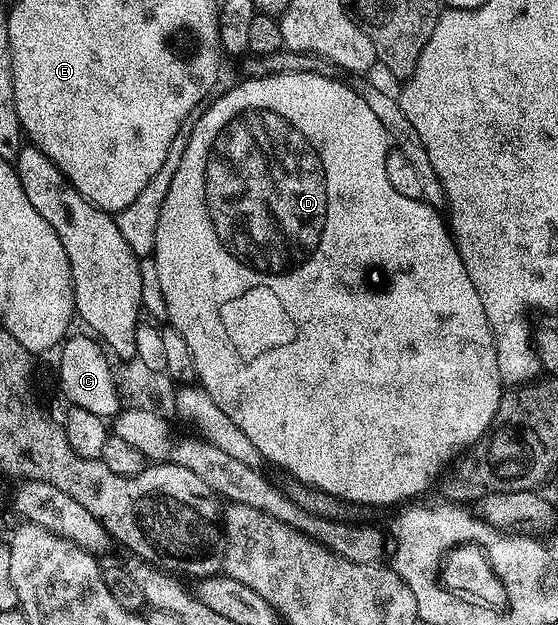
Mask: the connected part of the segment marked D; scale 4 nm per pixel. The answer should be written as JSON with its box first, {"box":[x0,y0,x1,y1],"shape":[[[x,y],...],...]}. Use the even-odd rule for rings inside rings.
{"box":[151,72,503,505],"shape":[[[275,72],[275,73],[273,73],[273,74],[272,74],[272,75],[254,75],[254,76],[253,76],[253,77],[252,77],[252,78],[250,78],[250,79],[251,79],[251,80],[245,80],[245,81],[243,81],[243,82],[242,82],[242,84],[237,84],[237,85],[235,85],[235,86],[234,86],[234,88],[229,88],[229,89],[227,89],[227,90],[226,90],[226,92],[225,92],[225,93],[223,93],[223,94],[222,94],[222,96],[221,96],[221,97],[219,97],[219,98],[218,98],[218,100],[216,100],[216,98],[213,98],[213,99],[210,99],[210,100],[209,100],[209,101],[208,101],[208,104],[207,104],[207,107],[206,107],[206,109],[205,109],[205,113],[203,113],[203,114],[202,114],[202,116],[199,116],[199,117],[196,117],[196,119],[194,119],[194,120],[193,120],[193,121],[192,121],[192,124],[193,124],[193,123],[194,123],[194,124],[193,124],[193,128],[192,128],[192,127],[190,127],[190,128],[189,128],[189,129],[188,129],[188,134],[189,134],[189,137],[188,137],[188,138],[187,138],[187,150],[183,150],[183,154],[182,154],[182,155],[181,155],[181,157],[180,157],[180,158],[179,158],[179,166],[178,166],[178,167],[177,167],[177,169],[176,169],[176,170],[175,170],[175,178],[173,178],[173,179],[172,179],[172,180],[171,180],[171,190],[167,190],[167,198],[165,198],[165,199],[164,199],[164,200],[163,200],[163,210],[161,210],[161,211],[160,211],[160,212],[159,212],[159,226],[155,226],[155,246],[154,246],[154,247],[153,247],[153,255],[152,255],[152,257],[151,257],[151,259],[153,259],[153,261],[154,261],[154,262],[155,262],[155,271],[157,271],[157,272],[158,272],[158,274],[159,274],[159,290],[163,290],[163,302],[167,302],[167,324],[168,324],[168,325],[169,325],[169,326],[171,326],[171,327],[173,327],[173,328],[174,328],[174,329],[175,329],[175,330],[177,330],[177,331],[178,331],[178,332],[179,332],[179,334],[181,334],[181,335],[182,335],[182,338],[183,338],[183,342],[185,342],[185,343],[186,343],[186,344],[187,344],[187,347],[188,347],[188,349],[189,349],[189,351],[190,351],[190,352],[191,352],[191,358],[193,358],[193,359],[194,359],[194,368],[195,368],[195,370],[196,370],[196,371],[197,371],[197,378],[196,378],[196,383],[197,383],[197,384],[198,384],[198,385],[200,385],[200,387],[202,387],[202,388],[204,388],[204,390],[205,390],[205,392],[206,392],[206,393],[207,393],[207,394],[211,394],[211,398],[212,398],[212,399],[213,399],[213,401],[214,401],[214,402],[215,402],[215,406],[219,406],[219,410],[223,410],[223,414],[227,414],[227,418],[231,418],[231,422],[235,422],[235,426],[239,426],[239,430],[243,430],[243,434],[247,434],[247,438],[251,438],[251,443],[252,443],[252,444],[253,444],[253,445],[255,445],[255,446],[256,446],[256,447],[257,447],[257,448],[258,448],[258,449],[259,449],[259,454],[260,454],[260,455],[261,455],[261,459],[262,459],[262,461],[265,461],[265,462],[268,462],[268,463],[269,463],[269,460],[270,460],[270,462],[271,462],[271,463],[273,463],[273,464],[274,464],[274,466],[275,466],[275,467],[277,467],[277,468],[282,468],[282,469],[281,469],[281,470],[280,470],[280,471],[281,471],[281,472],[282,472],[282,473],[285,473],[285,474],[288,474],[288,475],[291,475],[291,476],[294,476],[294,477],[295,477],[295,478],[299,478],[299,482],[300,482],[300,483],[301,483],[301,485],[302,485],[302,486],[308,486],[308,487],[309,487],[309,488],[310,488],[310,489],[313,489],[313,490],[316,490],[316,491],[318,491],[318,492],[326,492],[326,493],[327,493],[327,494],[331,494],[331,495],[332,495],[332,496],[336,496],[336,497],[337,497],[337,499],[338,499],[338,500],[340,500],[340,501],[342,501],[342,502],[348,502],[348,500],[350,500],[350,502],[351,502],[351,503],[353,503],[353,504],[397,504],[397,503],[398,503],[398,504],[397,504],[397,505],[400,505],[400,504],[401,504],[401,503],[402,503],[402,502],[409,502],[409,501],[412,501],[412,500],[413,500],[413,499],[414,499],[414,498],[417,498],[417,497],[413,497],[413,498],[412,498],[412,496],[417,496],[417,495],[419,495],[419,494],[420,494],[420,492],[425,492],[425,491],[427,491],[427,490],[428,490],[428,488],[429,488],[429,487],[431,487],[431,486],[432,486],[432,484],[433,484],[433,487],[434,487],[434,485],[436,485],[436,484],[437,484],[437,483],[438,483],[438,480],[439,480],[439,477],[440,477],[440,476],[441,476],[441,475],[442,475],[442,473],[444,473],[444,472],[445,472],[445,471],[446,471],[446,468],[447,468],[447,465],[448,465],[448,464],[449,464],[449,463],[450,463],[450,461],[452,461],[452,460],[453,460],[453,459],[454,459],[454,458],[456,458],[456,457],[458,457],[458,456],[460,456],[460,455],[462,455],[462,453],[464,453],[464,452],[465,452],[465,451],[466,451],[466,450],[468,450],[468,449],[470,449],[470,448],[472,448],[472,447],[473,447],[473,443],[475,443],[475,441],[476,441],[476,440],[478,440],[478,438],[479,438],[479,437],[481,437],[481,435],[483,435],[483,433],[485,433],[485,432],[488,432],[488,431],[489,431],[489,429],[490,429],[490,428],[492,428],[492,427],[493,427],[493,425],[494,425],[494,423],[493,423],[493,419],[494,419],[494,418],[495,418],[495,414],[496,414],[496,413],[497,413],[497,412],[498,412],[498,410],[500,410],[500,409],[501,409],[501,408],[502,408],[502,406],[503,406],[503,381],[502,381],[502,378],[501,378],[501,375],[500,375],[500,374],[499,374],[499,357],[498,357],[498,354],[497,354],[497,345],[496,345],[496,344],[494,344],[494,343],[493,343],[493,331],[492,331],[492,330],[491,330],[491,326],[490,326],[490,325],[489,325],[489,323],[488,323],[488,322],[487,322],[487,310],[483,310],[483,302],[479,302],[479,290],[475,290],[475,282],[471,282],[471,274],[467,274],[467,266],[463,266],[463,258],[462,258],[462,257],[461,257],[461,255],[460,255],[460,254],[459,254],[459,250],[458,250],[458,249],[457,249],[457,242],[456,242],[456,239],[455,239],[455,237],[454,237],[454,235],[453,235],[453,233],[452,233],[452,231],[451,231],[451,228],[450,228],[450,225],[449,225],[449,224],[448,224],[448,223],[446,223],[446,221],[445,221],[445,224],[444,224],[444,222],[443,222],[443,221],[441,221],[441,215],[442,215],[442,213],[441,213],[441,212],[440,212],[440,211],[438,211],[438,209],[435,209],[435,208],[433,208],[433,207],[431,207],[431,206],[430,206],[430,204],[424,204],[424,203],[423,203],[423,202],[419,202],[419,201],[418,201],[418,200],[416,200],[416,199],[415,199],[415,198],[407,198],[407,197],[406,197],[406,196],[404,196],[404,195],[403,195],[403,194],[399,194],[399,190],[395,190],[395,186],[391,186],[391,182],[390,182],[390,181],[389,181],[389,179],[388,179],[388,178],[387,178],[387,174],[386,174],[386,173],[385,173],[385,162],[386,162],[386,160],[388,160],[388,159],[390,159],[390,156],[391,156],[391,141],[390,141],[390,139],[389,139],[389,135],[388,135],[388,134],[387,134],[387,130],[386,130],[386,129],[385,129],[385,127],[384,127],[384,126],[383,126],[383,122],[379,122],[379,118],[375,118],[375,110],[371,110],[371,106],[367,106],[367,102],[366,102],[366,101],[365,101],[365,99],[363,99],[363,98],[362,98],[362,97],[361,97],[361,94],[360,94],[360,91],[358,91],[358,89],[357,89],[357,88],[356,88],[356,87],[354,87],[354,89],[353,89],[353,88],[348,88],[348,86],[347,86],[347,85],[345,85],[345,84],[341,84],[341,83],[342,83],[342,81],[341,81],[341,80],[340,80],[340,79],[333,79],[333,78],[331,78],[331,77],[321,77],[321,76],[320,76],[320,75],[319,75],[319,74],[317,74],[317,73],[303,73],[303,72]]]}

